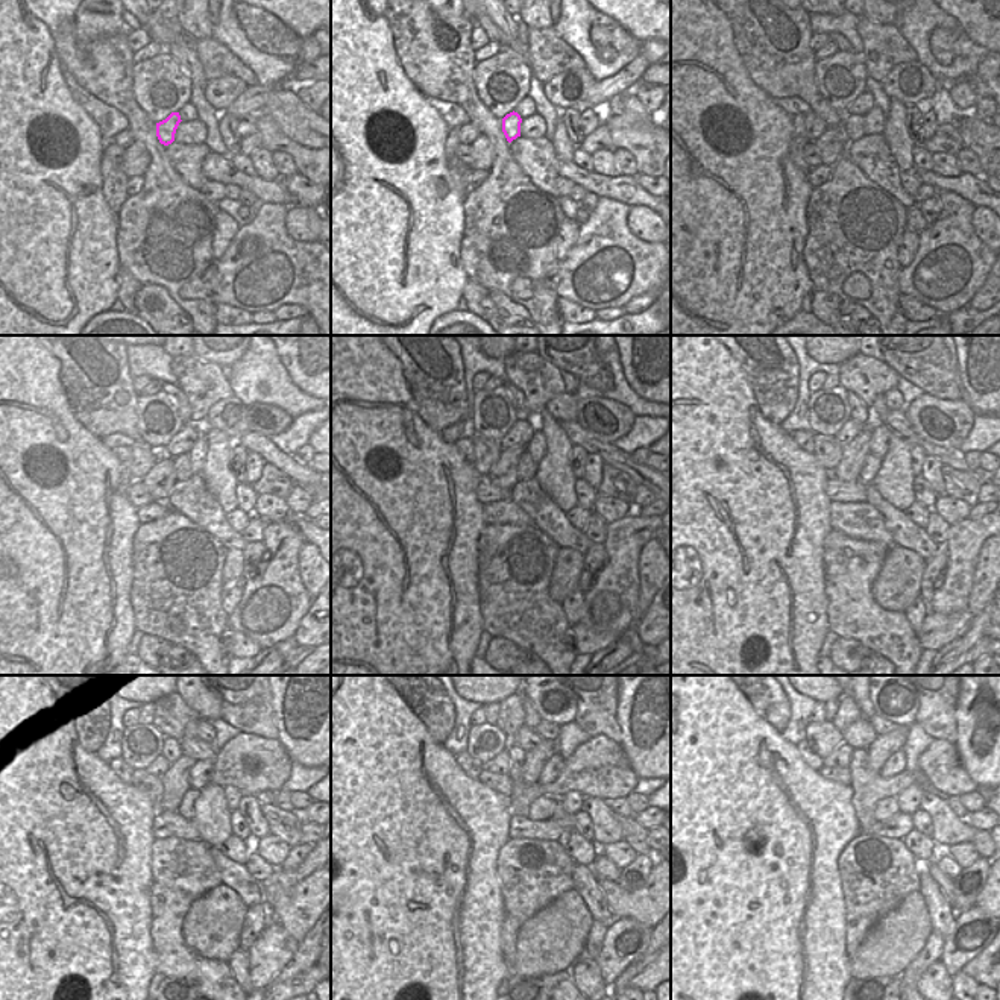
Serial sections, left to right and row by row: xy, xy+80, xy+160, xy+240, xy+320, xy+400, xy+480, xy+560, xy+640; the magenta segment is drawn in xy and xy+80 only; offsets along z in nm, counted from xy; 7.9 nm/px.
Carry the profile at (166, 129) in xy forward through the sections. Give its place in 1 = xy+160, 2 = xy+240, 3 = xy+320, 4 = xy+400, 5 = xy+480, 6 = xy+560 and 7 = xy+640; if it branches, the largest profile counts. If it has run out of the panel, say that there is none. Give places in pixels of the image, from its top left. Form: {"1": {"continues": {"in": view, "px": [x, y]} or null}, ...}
{"1": {"continues": {"in": "xy+160", "px": [853, 123]}}, "2": {"continues": {"in": "xy+240", "px": [182, 471]}}, "3": {"continues": {"in": "xy+320", "px": [527, 468]}}, "4": {"continues": {"in": "xy+400", "px": [871, 465]}}, "5": {"continues": {"in": "xy+480", "px": [187, 806]}}, "6": {"continues": {"in": "xy+560", "px": [544, 808]}}, "7": {"continues": {"in": "xy+640", "px": [886, 808]}}}

